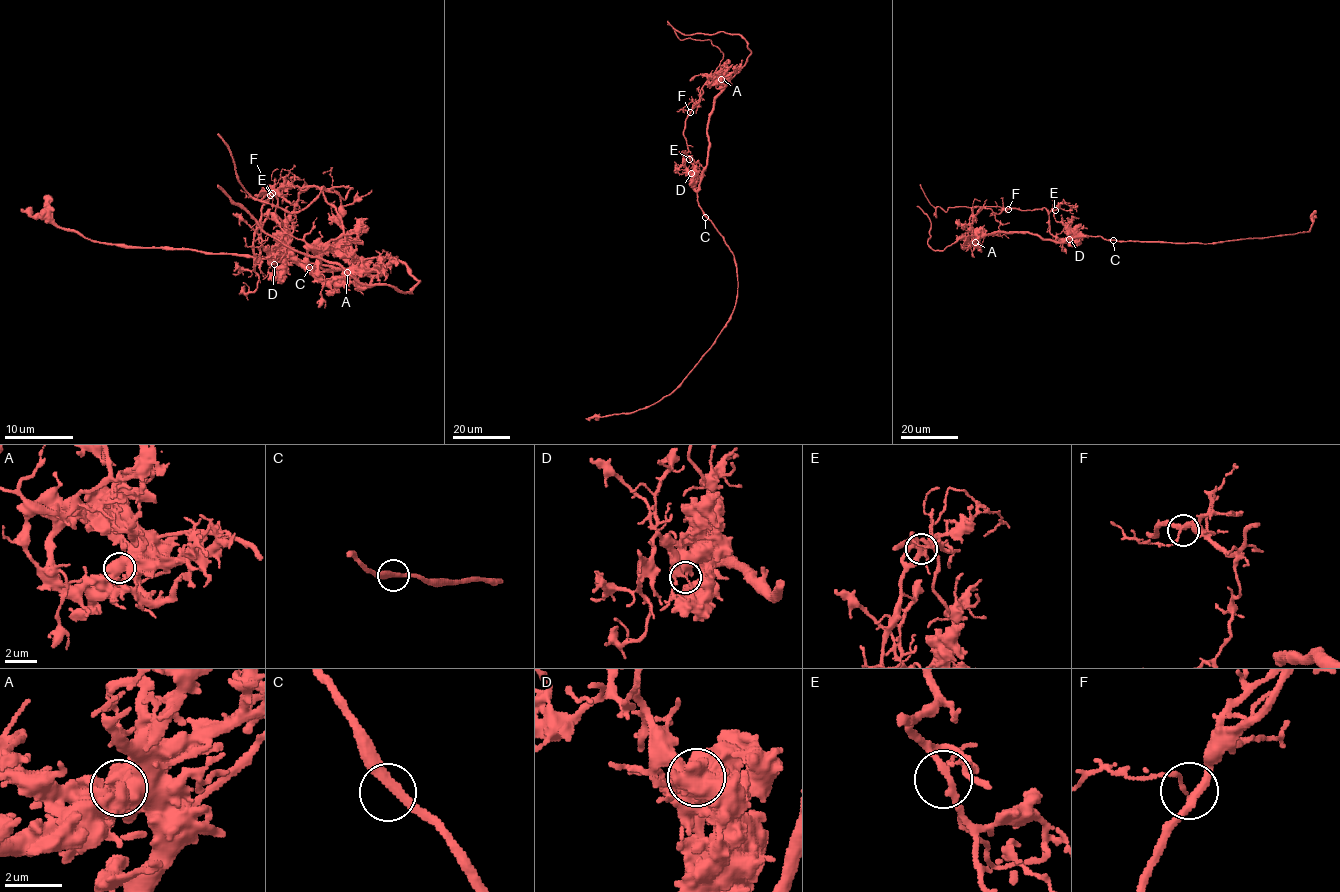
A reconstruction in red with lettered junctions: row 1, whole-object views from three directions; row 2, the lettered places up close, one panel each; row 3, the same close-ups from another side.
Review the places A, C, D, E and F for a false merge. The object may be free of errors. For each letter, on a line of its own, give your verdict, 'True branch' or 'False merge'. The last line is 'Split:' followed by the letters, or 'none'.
A: True branch
C: True branch
D: False merge
E: True branch
F: True branch
Split: D

